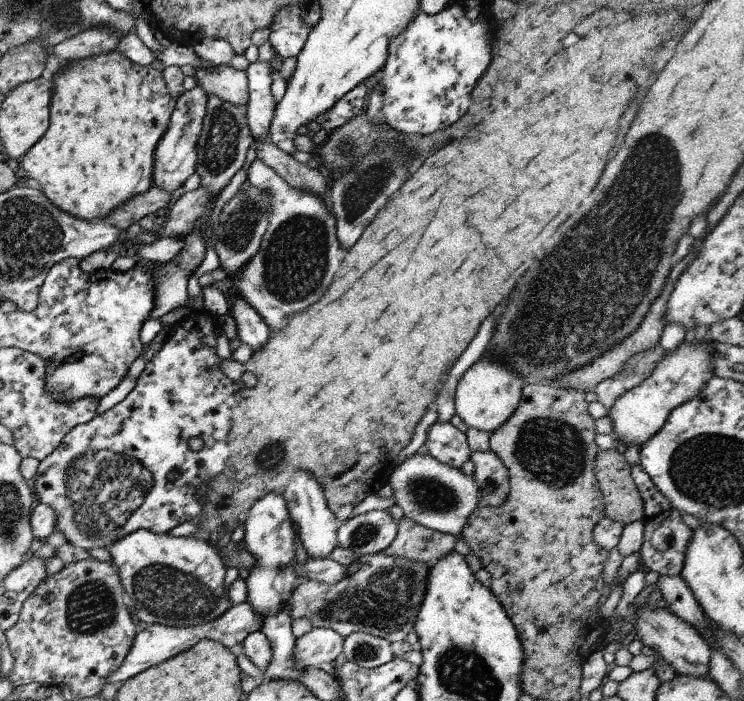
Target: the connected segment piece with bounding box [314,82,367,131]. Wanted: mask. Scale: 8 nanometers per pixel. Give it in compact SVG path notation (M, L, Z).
M363 82L356 84L349 92L346 92L327 108L322 114L318 114L314 120L320 129L328 130L340 127L346 120L352 119L363 110L365 104L365 86Z

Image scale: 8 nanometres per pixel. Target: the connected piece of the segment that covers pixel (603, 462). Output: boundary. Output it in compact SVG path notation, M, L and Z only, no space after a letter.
M616 448L599 450L593 472L604 502L604 516L623 526L641 520L642 498L632 479L630 465Z

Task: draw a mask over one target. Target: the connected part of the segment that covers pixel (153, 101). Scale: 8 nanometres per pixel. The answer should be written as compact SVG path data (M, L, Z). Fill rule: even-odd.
M117 50L108 53L101 53L82 59L75 59L74 61L67 61L66 67L59 69L49 76L53 92L48 104L48 127L39 140L31 145L18 159L16 169L23 178L33 178L41 185L43 194L54 204L59 210L69 213L77 218L85 220L103 220L107 215L111 214L118 204L132 199L132 196L145 192L151 187L152 177L152 158L155 145L164 135L165 129L168 125L169 115L174 107L173 100L169 99L165 83L162 79L161 71L155 70L151 65L138 65L130 62L130 60Z

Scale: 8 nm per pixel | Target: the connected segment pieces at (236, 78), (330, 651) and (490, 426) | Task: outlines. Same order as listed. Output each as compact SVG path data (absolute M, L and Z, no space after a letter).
M229 64L197 65L194 80L206 95L216 96L223 103L231 103L243 110L248 99L249 85L245 71L233 69Z
M311 627L309 632L302 634L299 638L295 639L292 648L292 660L297 667L312 667L319 668L319 664L329 664L333 660L339 660L342 652L342 636L339 636L331 629L323 627Z
M483 354L471 364L457 381L454 396L454 413L466 424L490 433L503 424L517 408L522 393L521 377L500 363L492 359L491 355Z

